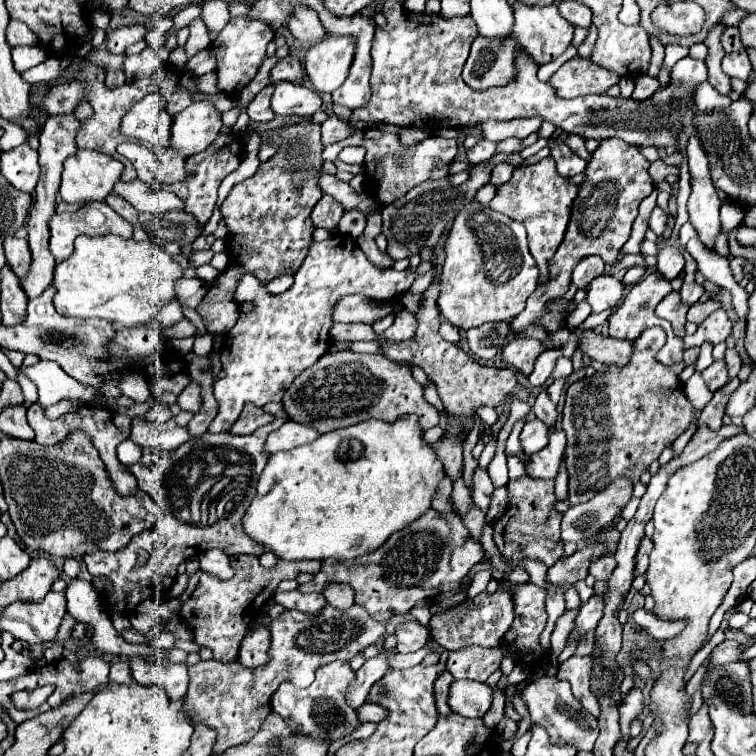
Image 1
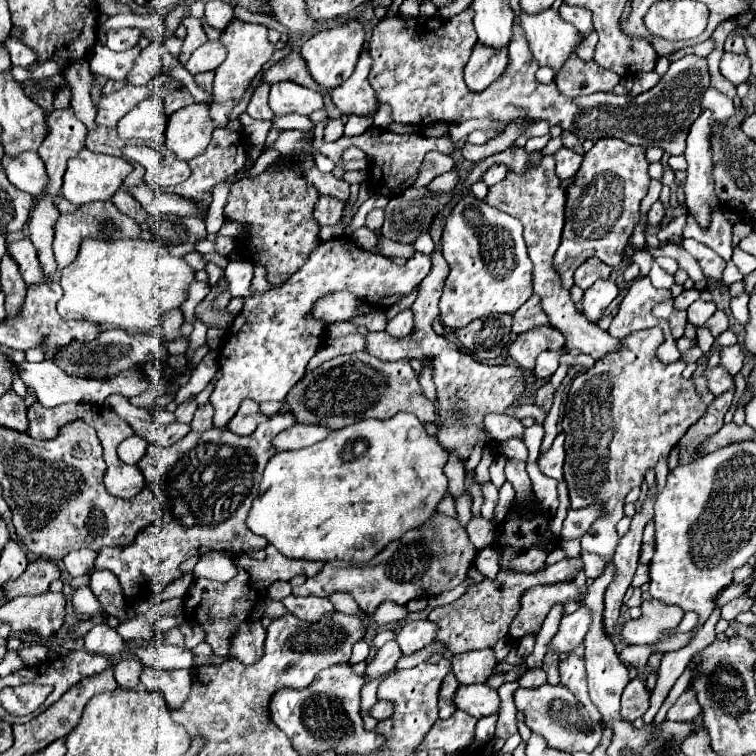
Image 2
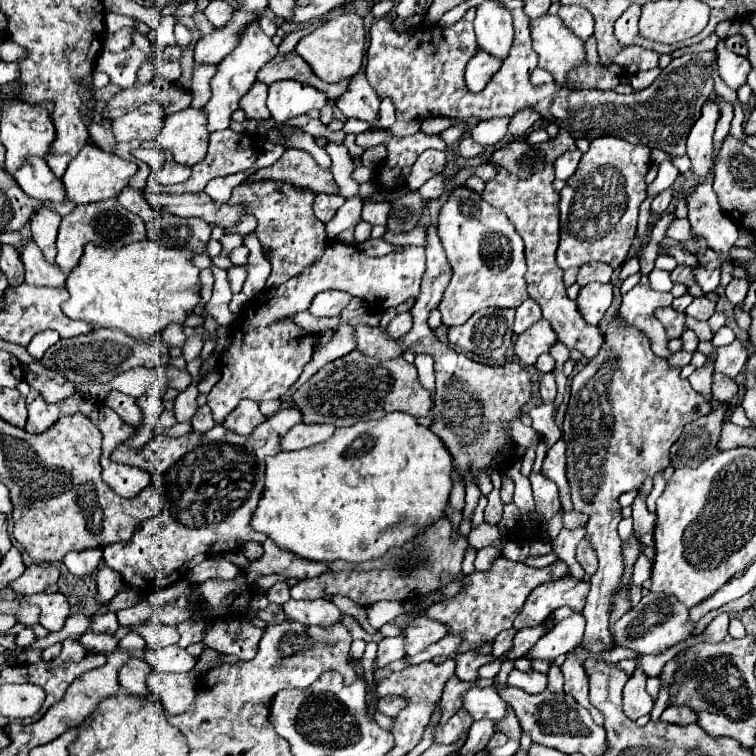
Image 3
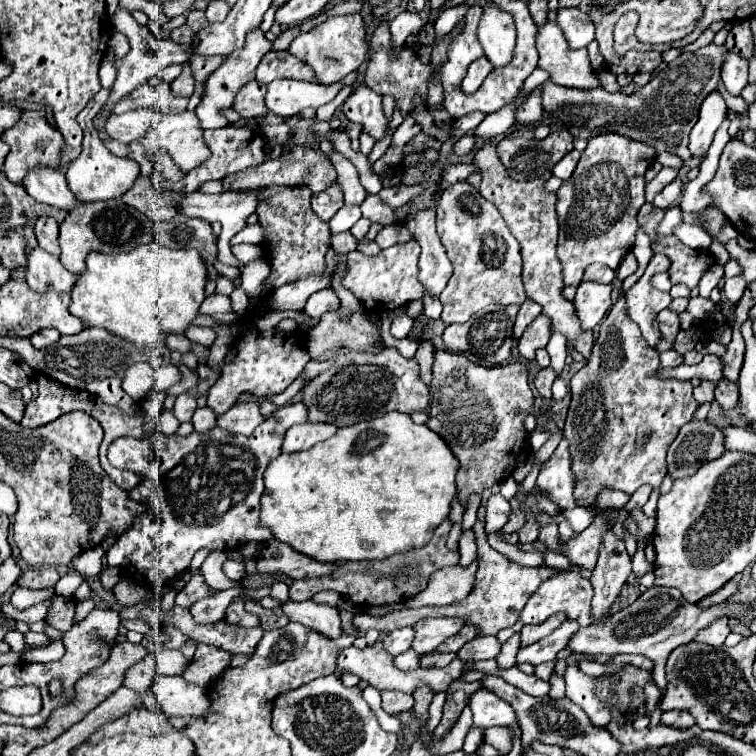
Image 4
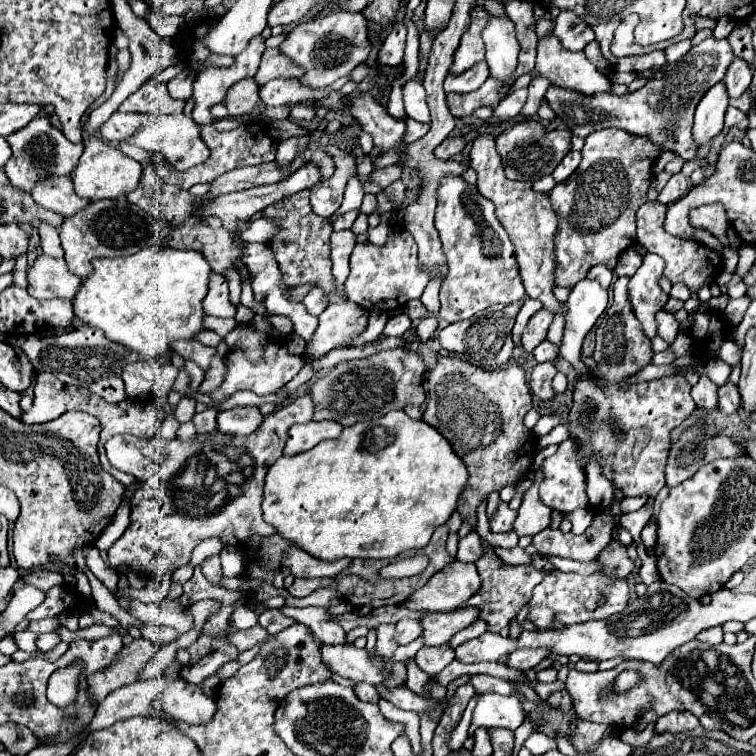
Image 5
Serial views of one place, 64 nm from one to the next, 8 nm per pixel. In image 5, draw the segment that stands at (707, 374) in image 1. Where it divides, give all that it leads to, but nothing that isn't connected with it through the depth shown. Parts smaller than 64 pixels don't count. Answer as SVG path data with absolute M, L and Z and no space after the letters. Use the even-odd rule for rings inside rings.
M726 382L718 388L718 410L722 414L734 414L740 408L740 394L738 388L732 382Z

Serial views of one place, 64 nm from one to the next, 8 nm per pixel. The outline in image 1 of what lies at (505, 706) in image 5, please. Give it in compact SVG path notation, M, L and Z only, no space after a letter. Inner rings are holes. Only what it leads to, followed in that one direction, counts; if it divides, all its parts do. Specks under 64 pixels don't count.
M454 680L448 696L450 708L466 718L484 718L492 704L492 690L474 680Z

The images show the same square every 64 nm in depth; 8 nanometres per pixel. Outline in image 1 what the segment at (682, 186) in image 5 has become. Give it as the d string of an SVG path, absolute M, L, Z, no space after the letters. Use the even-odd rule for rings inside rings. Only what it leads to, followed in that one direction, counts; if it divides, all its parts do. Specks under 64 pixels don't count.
M654 208L654 212L652 212L652 216L650 216L650 228L656 232L656 234L664 234L664 228L666 228L666 220L668 220L668 216L666 216L666 212L662 210L662 208Z

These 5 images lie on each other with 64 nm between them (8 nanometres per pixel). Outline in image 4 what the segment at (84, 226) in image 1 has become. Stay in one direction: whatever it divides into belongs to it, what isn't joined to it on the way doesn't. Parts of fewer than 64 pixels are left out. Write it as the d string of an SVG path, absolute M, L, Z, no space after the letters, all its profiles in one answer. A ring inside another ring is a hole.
M120 198L104 200L104 202L90 202L90 204L78 204L64 222L60 224L60 264L72 274L84 272L84 258L90 250L94 252L106 252L106 254L118 254L118 252L130 252L136 248L136 244L146 244L154 240L154 222L138 212L136 208L126 206Z

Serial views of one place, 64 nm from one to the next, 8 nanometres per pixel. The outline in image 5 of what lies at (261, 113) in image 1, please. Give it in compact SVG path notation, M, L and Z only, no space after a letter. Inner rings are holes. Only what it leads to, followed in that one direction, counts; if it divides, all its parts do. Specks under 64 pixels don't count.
M240 80L238 84L234 84L228 90L228 98L226 98L226 108L230 110L232 116L242 116L242 114L250 114L252 110L256 110L258 106L262 106L260 94L258 94L260 86L252 80Z

